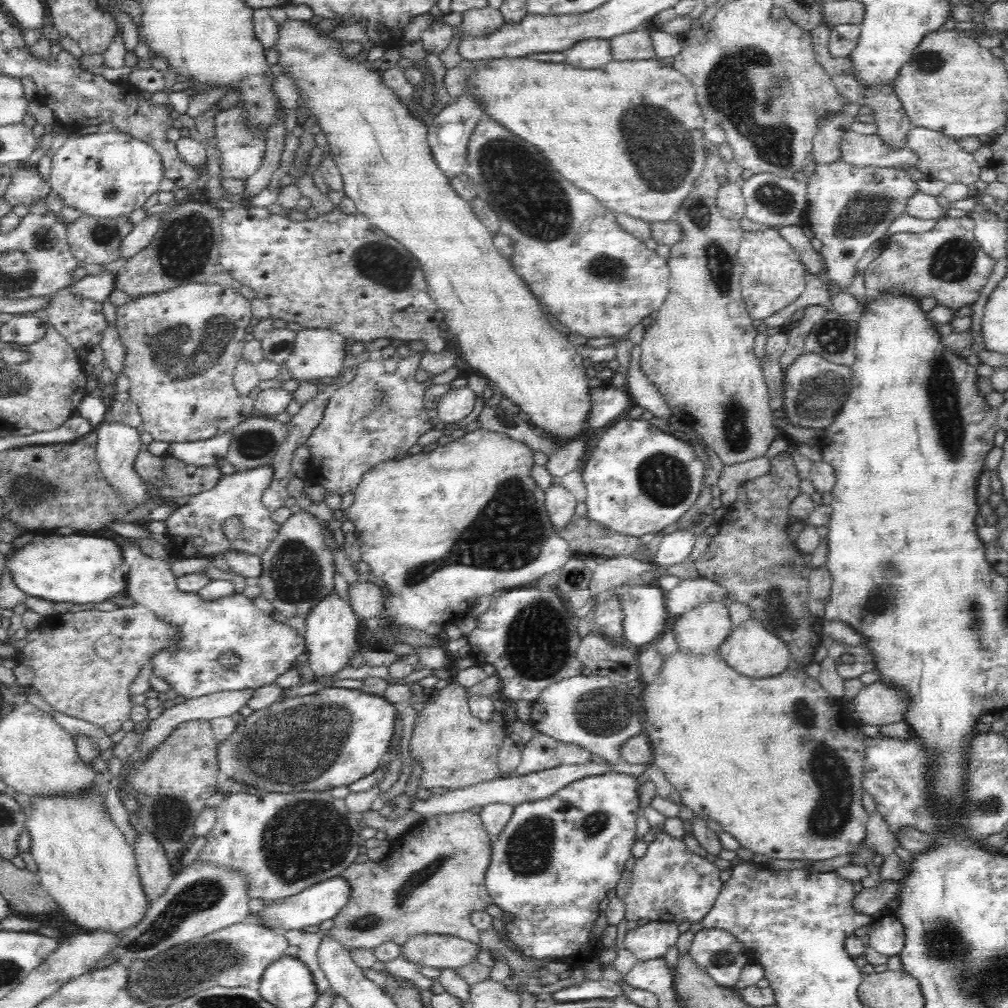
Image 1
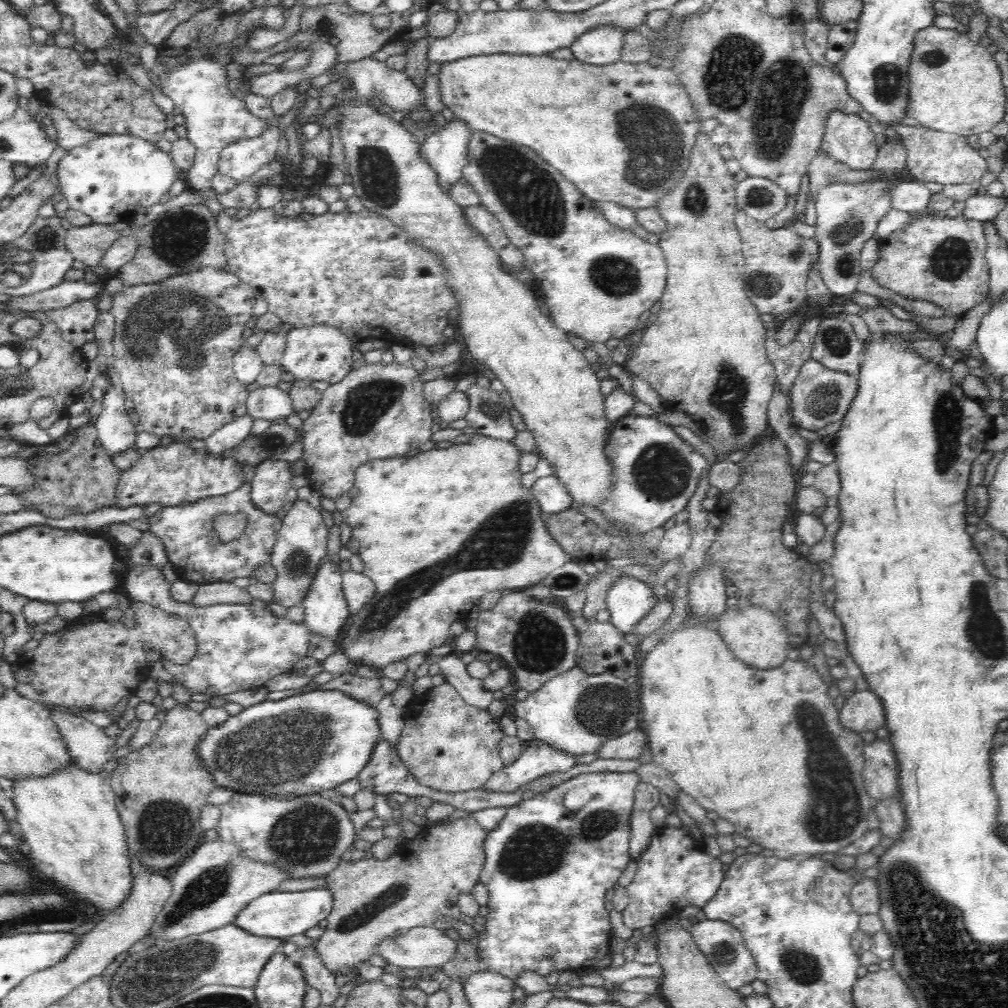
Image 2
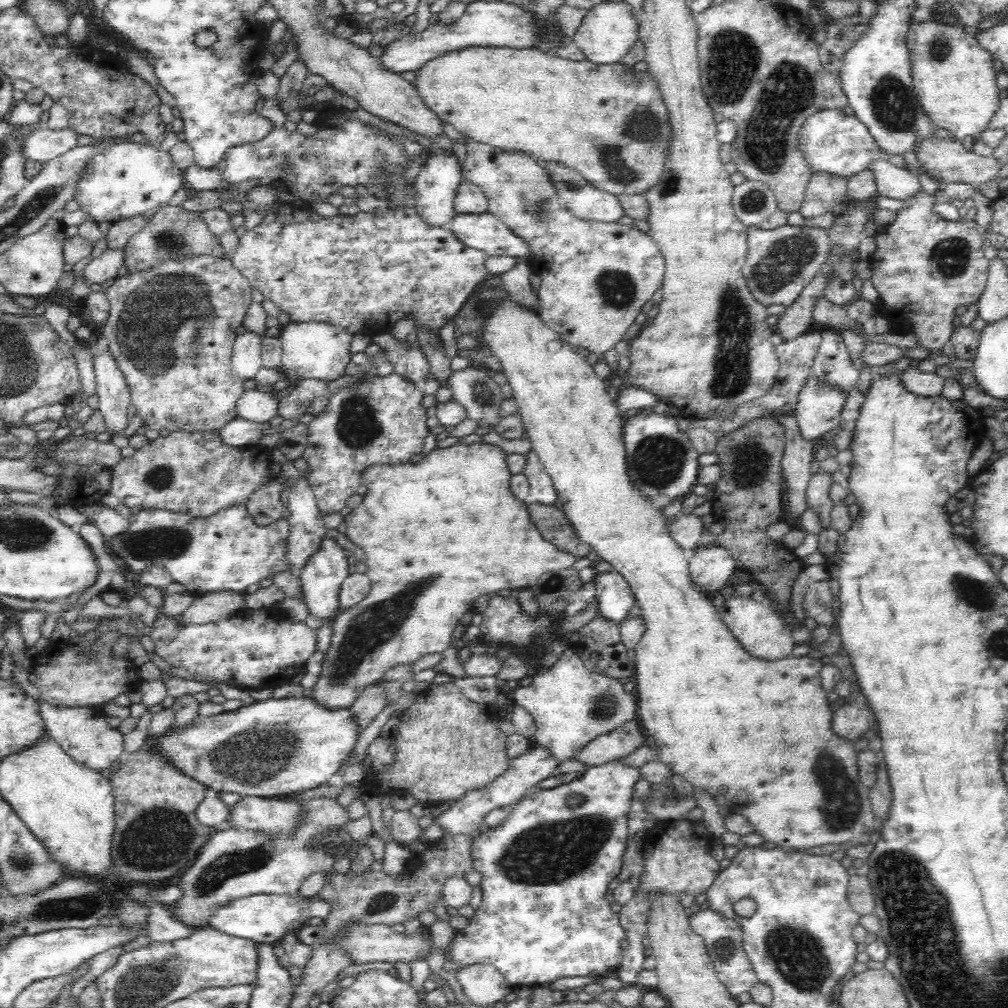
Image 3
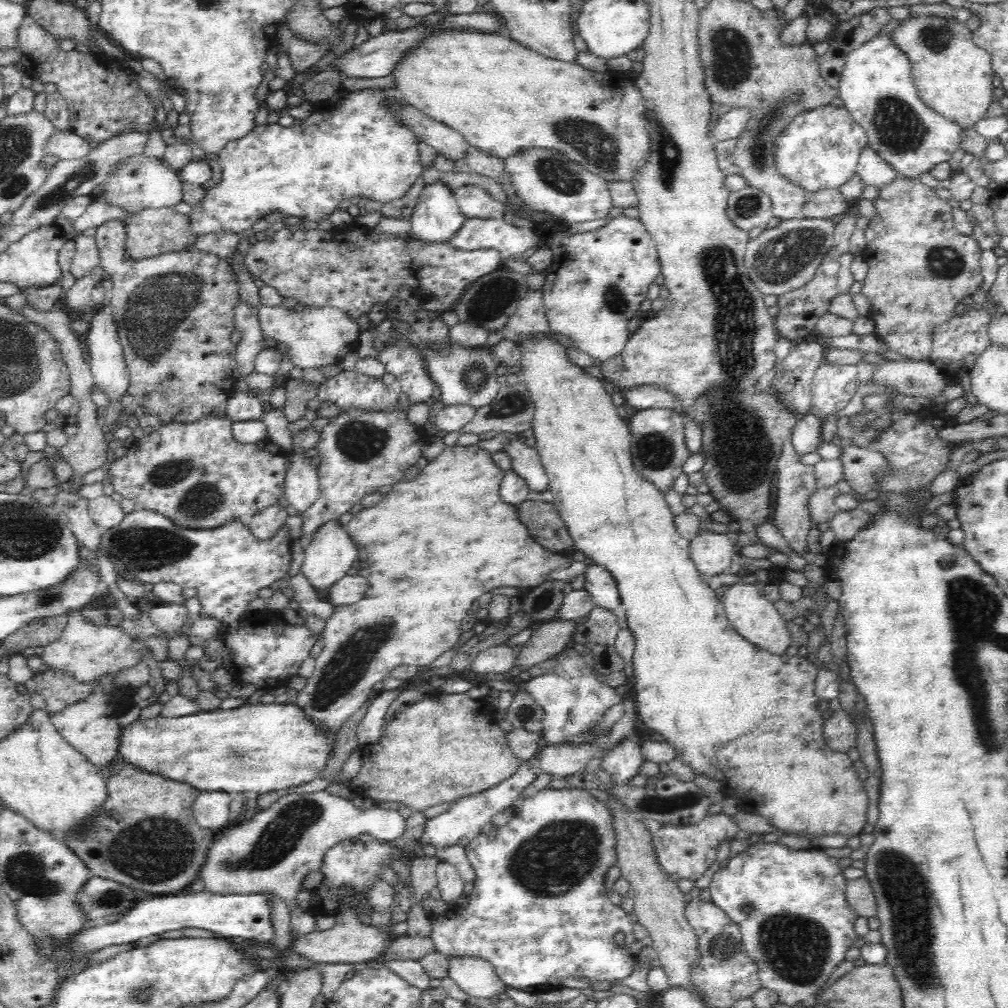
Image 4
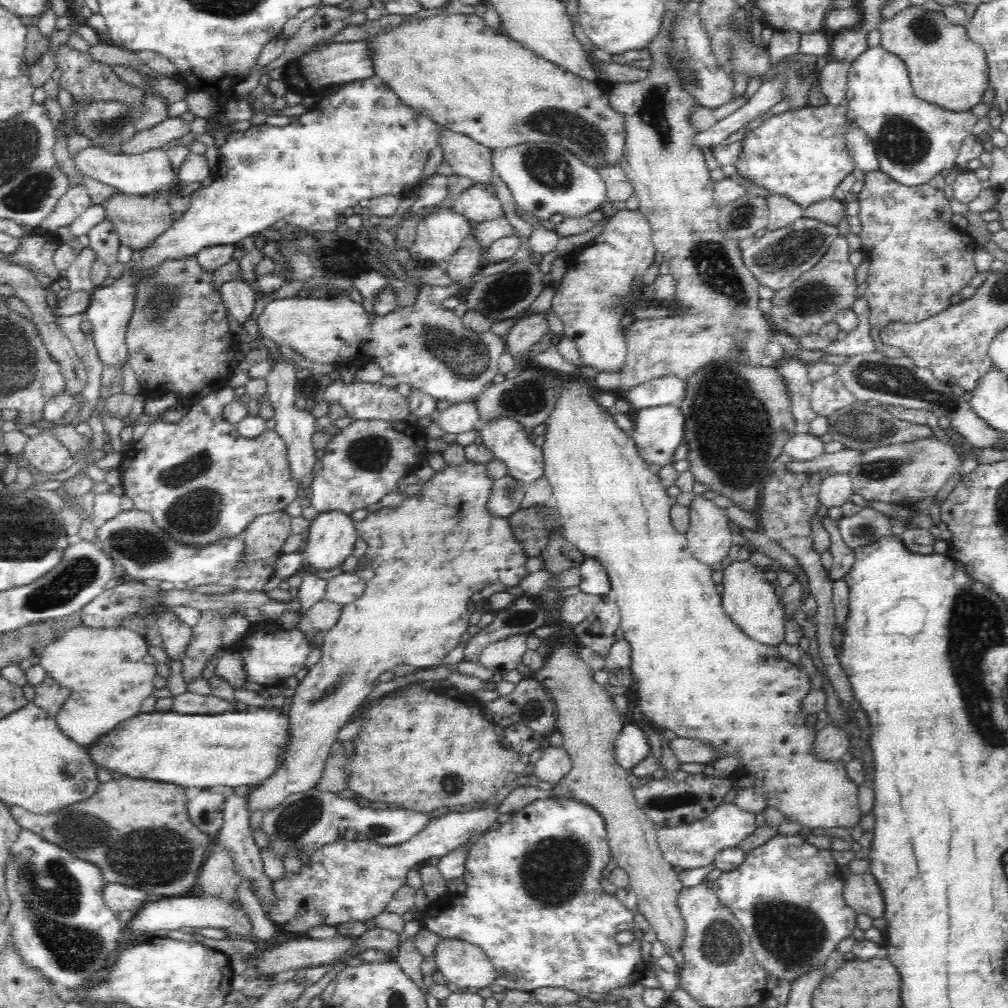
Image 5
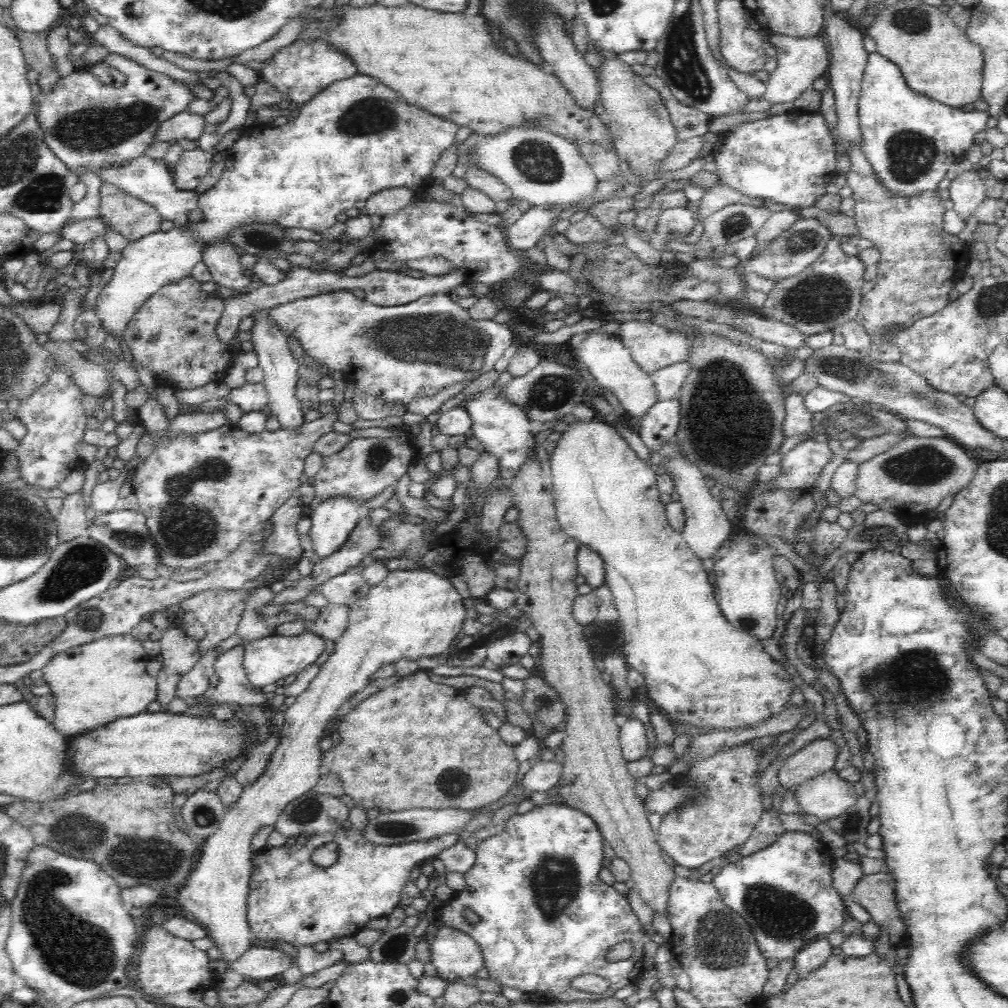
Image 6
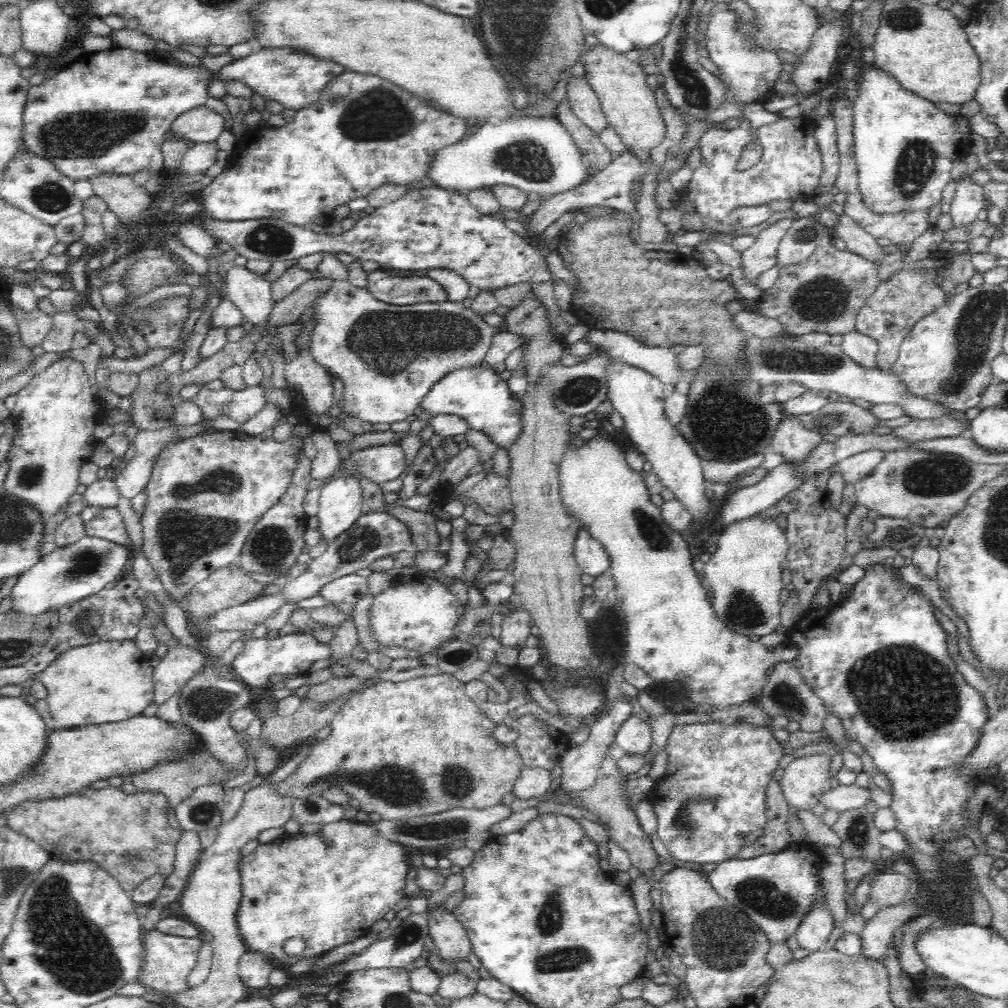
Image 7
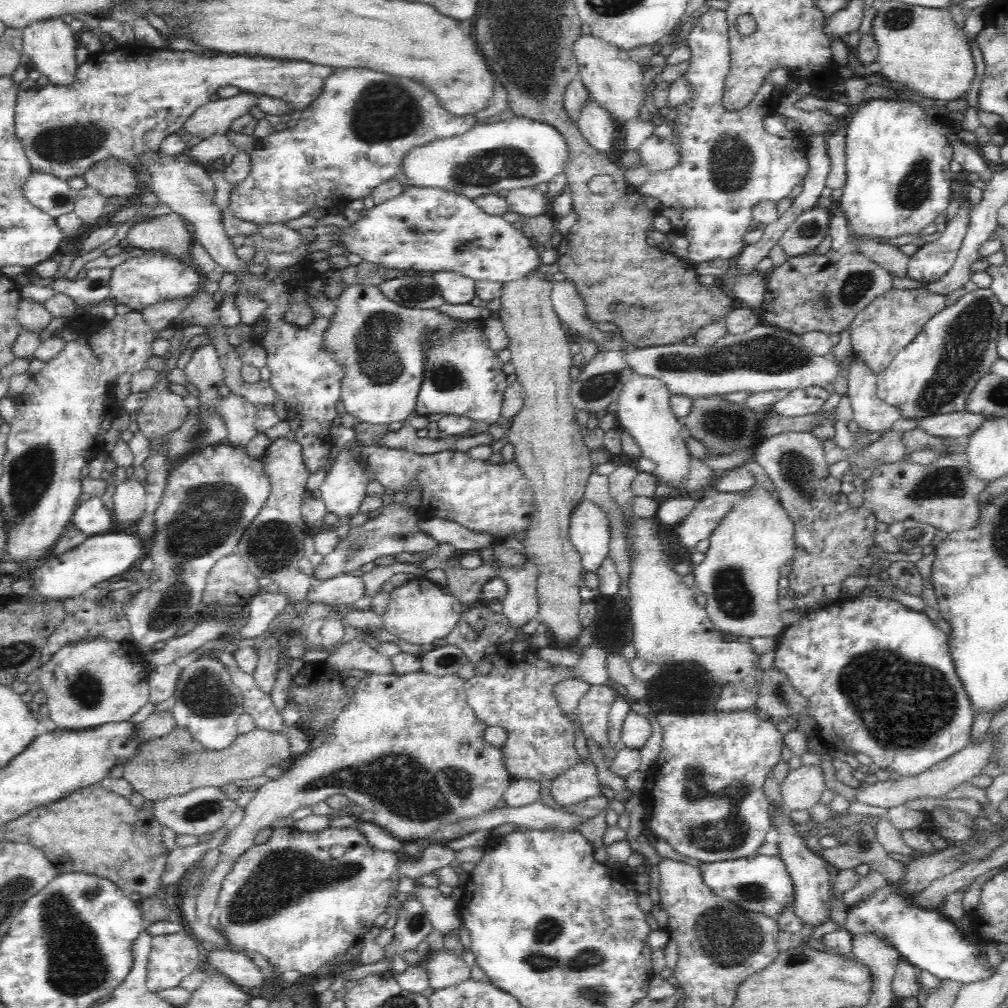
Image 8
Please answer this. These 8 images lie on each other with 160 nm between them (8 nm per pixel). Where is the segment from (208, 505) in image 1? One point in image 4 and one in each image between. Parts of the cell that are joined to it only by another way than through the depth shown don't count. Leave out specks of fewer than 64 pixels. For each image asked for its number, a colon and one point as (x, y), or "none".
2: (191, 542)
3: (226, 551)
4: (227, 565)

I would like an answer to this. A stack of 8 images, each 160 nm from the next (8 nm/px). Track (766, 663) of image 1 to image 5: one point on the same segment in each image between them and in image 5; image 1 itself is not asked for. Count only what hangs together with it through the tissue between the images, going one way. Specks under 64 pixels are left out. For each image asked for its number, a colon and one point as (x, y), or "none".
2: (755, 636)
3: (755, 625)
4: (754, 617)
5: (748, 598)

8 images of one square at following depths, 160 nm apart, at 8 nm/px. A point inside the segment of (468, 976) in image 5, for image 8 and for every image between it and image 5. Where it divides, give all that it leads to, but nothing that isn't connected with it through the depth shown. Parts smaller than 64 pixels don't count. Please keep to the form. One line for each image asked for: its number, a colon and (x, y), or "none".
6: (457, 957)
7: (451, 941)
8: (443, 912)

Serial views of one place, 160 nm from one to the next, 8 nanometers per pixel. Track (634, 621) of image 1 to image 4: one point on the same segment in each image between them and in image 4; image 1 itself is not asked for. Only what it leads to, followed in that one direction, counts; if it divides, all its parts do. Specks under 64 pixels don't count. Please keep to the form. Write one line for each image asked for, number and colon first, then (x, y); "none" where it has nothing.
2: (629, 600)
3: (615, 598)
4: (599, 582)

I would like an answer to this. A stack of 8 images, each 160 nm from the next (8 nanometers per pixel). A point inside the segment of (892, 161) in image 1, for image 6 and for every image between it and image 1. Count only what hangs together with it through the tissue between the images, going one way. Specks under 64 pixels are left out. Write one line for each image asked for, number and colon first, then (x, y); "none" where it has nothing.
2: (848, 138)
3: (835, 141)
4: (820, 148)
5: (803, 155)
6: (790, 161)

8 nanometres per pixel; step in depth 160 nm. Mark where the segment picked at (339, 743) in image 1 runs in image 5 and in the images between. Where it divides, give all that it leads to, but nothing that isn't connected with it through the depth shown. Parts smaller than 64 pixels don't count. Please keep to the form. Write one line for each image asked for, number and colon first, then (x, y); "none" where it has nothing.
2: (306, 744)
3: (273, 748)
4: (262, 748)
5: (237, 748)

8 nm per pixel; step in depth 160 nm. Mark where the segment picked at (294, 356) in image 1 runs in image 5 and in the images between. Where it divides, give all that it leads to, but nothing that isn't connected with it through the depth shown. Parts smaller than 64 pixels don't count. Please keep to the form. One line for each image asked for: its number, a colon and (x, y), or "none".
2: (318, 353)
3: (312, 350)
4: (315, 338)
5: (426, 346)

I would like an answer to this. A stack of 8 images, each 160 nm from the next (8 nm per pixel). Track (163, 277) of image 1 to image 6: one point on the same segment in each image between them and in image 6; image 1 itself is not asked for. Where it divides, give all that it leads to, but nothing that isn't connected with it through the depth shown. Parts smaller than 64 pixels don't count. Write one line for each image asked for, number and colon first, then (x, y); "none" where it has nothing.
2: (185, 239)
3: (172, 234)
4: (158, 231)
5: (140, 221)
6: (130, 217)

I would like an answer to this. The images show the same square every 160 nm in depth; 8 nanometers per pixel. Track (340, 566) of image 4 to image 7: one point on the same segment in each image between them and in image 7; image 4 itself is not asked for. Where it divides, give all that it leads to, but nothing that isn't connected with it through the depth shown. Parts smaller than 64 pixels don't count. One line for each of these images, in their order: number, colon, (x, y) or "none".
5: (332, 534)
6: (332, 522)
7: (339, 508)

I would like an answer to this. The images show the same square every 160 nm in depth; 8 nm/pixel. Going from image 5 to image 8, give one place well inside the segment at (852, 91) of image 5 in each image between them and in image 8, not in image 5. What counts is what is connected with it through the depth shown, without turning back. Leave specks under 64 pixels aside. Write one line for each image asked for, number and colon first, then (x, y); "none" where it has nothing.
6: (910, 140)
7: (904, 145)
8: (898, 157)

